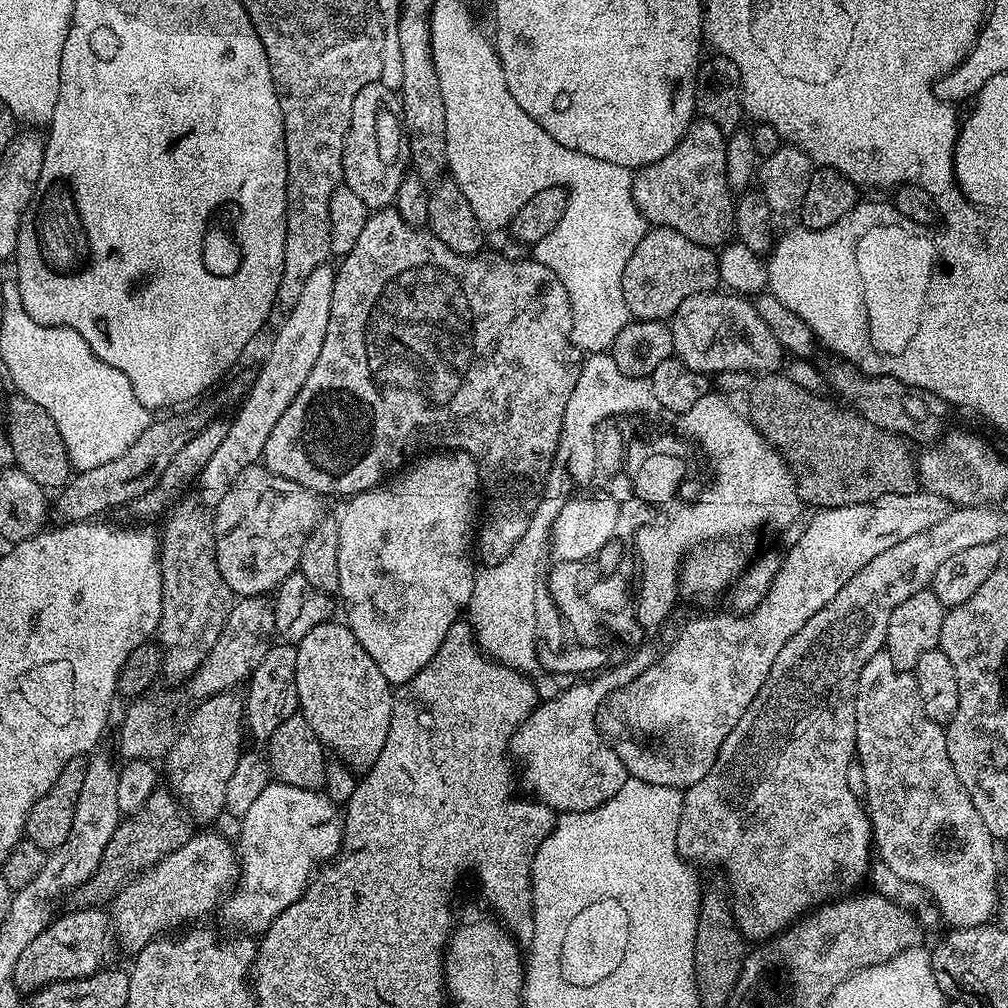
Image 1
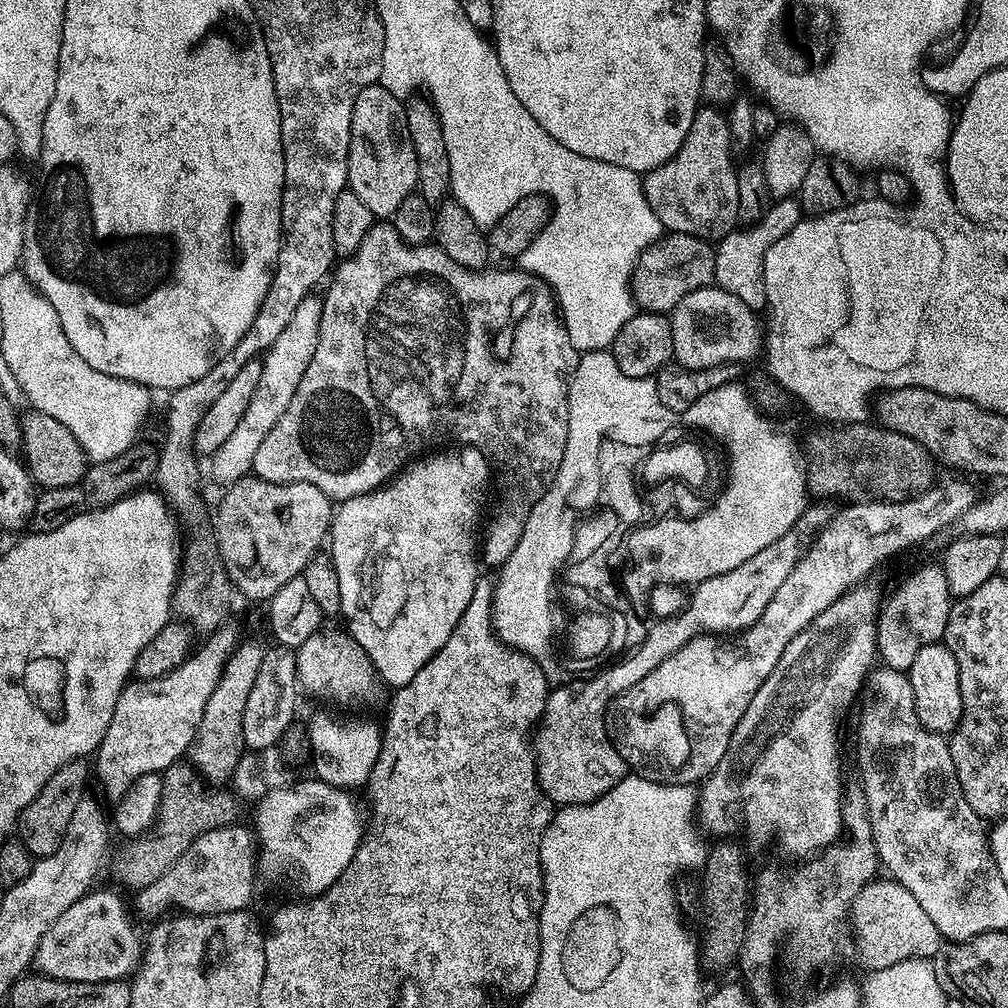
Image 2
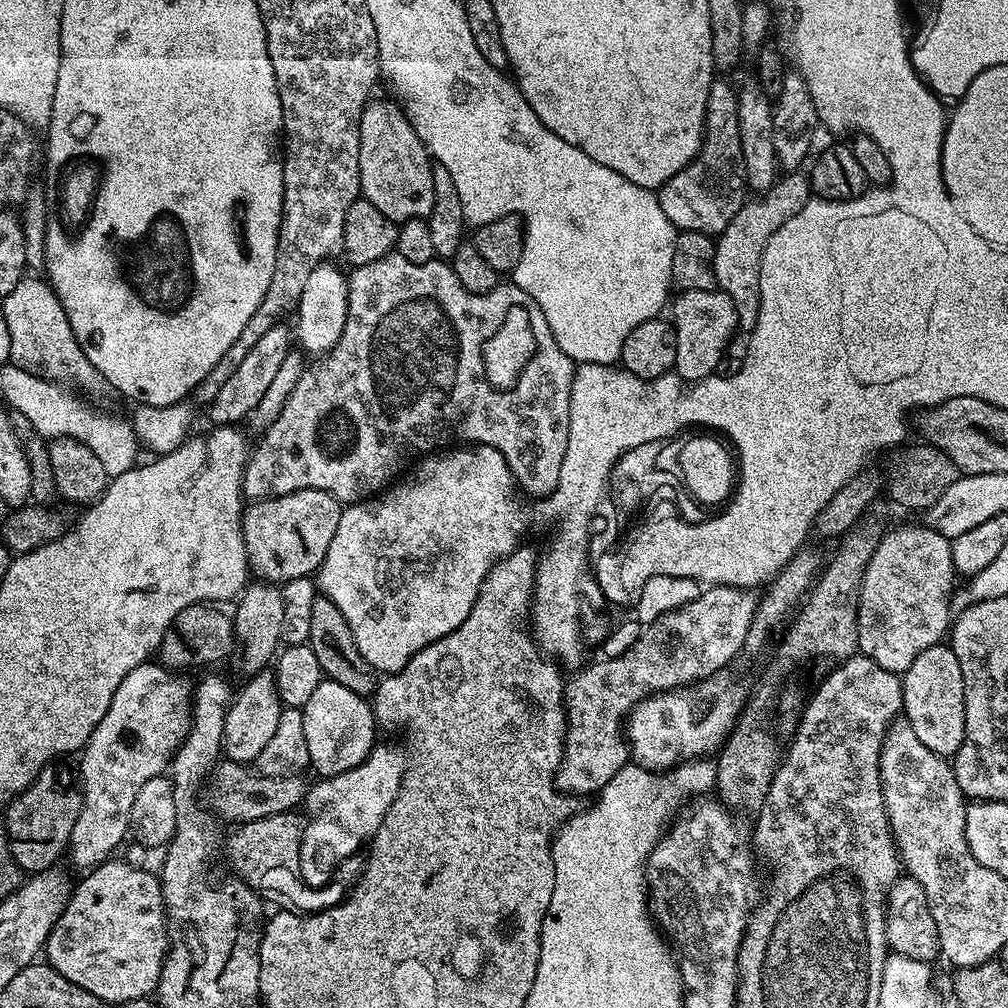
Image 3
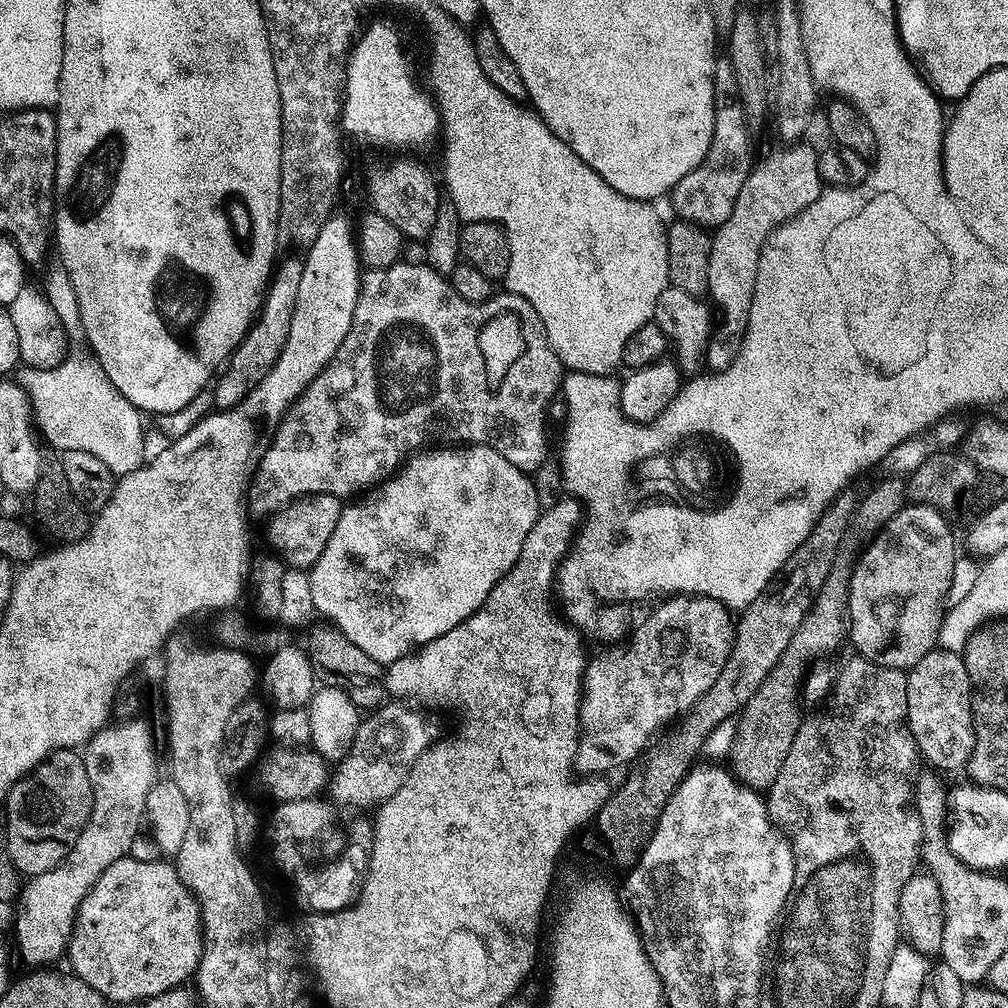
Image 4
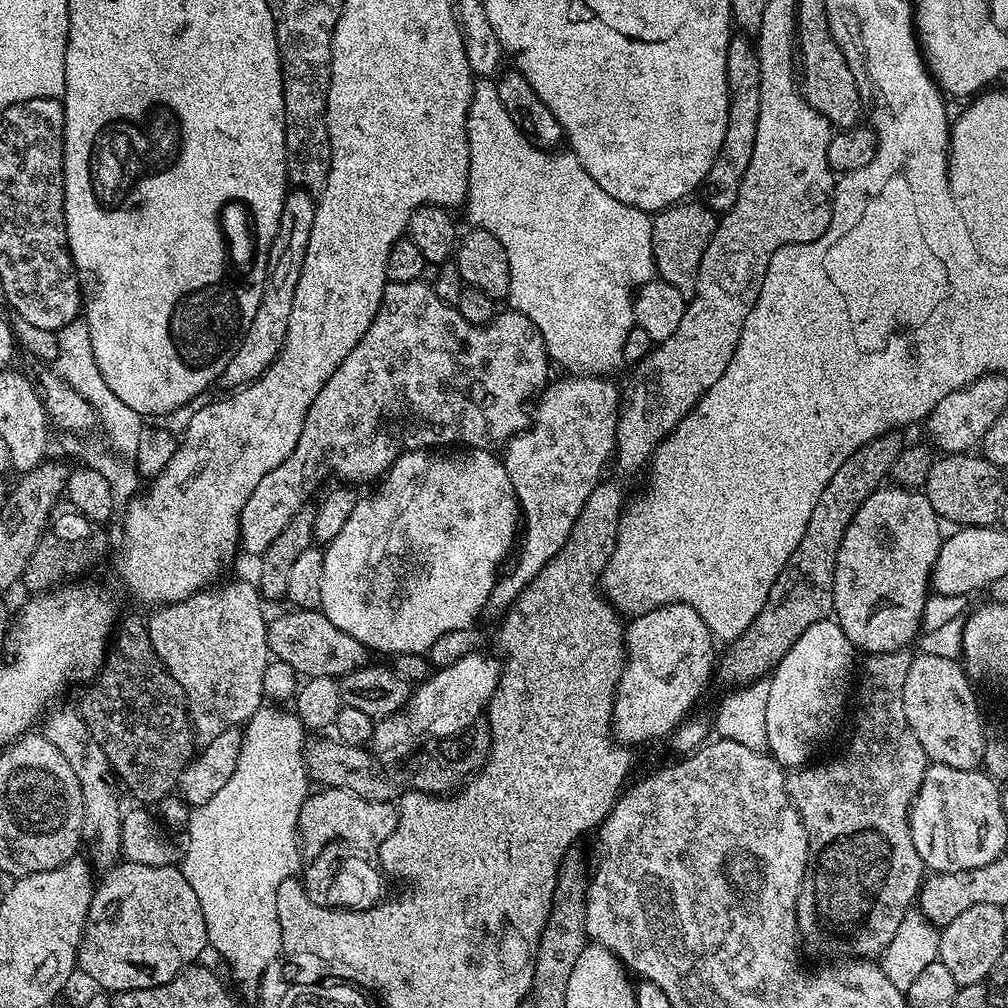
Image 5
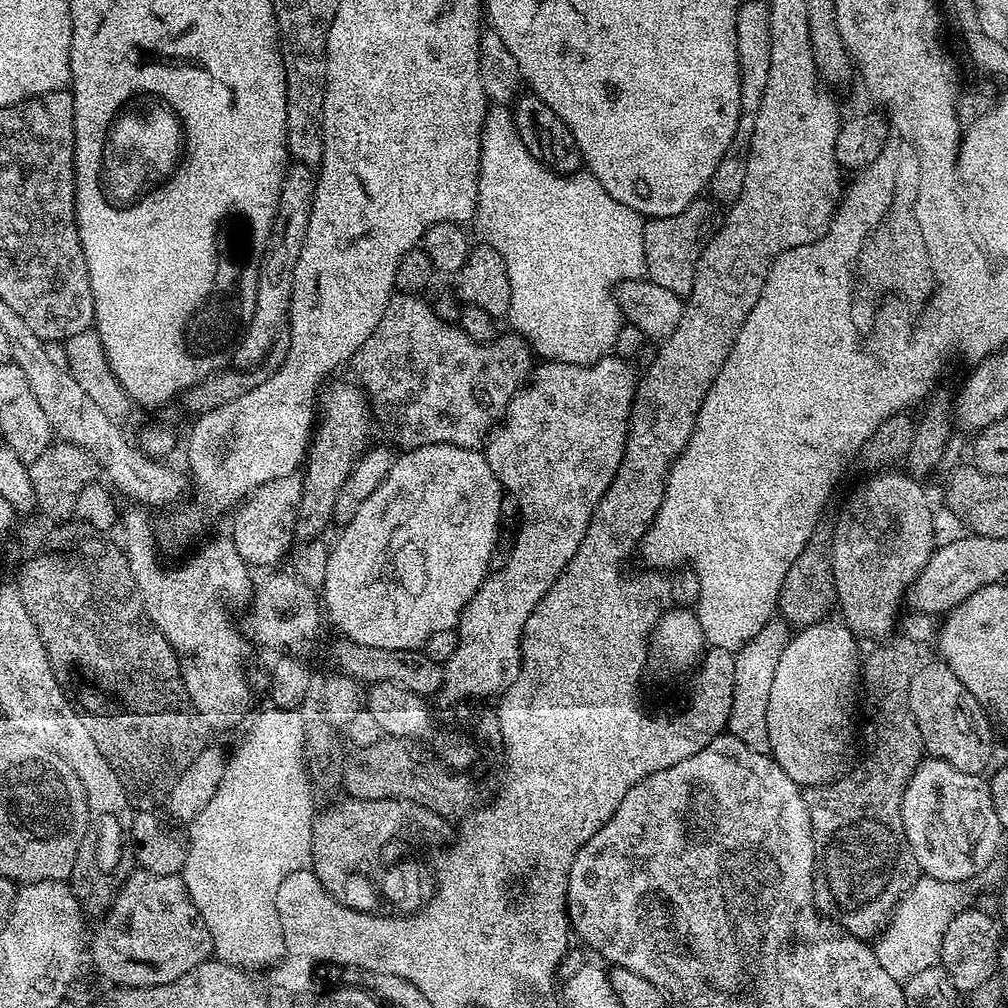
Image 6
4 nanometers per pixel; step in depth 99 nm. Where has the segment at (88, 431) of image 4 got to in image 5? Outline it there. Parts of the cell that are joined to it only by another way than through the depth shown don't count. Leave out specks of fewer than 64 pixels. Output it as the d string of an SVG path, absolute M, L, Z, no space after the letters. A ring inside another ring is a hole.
M78 318L60 328L56 336L58 338L58 358L54 361L55 373L63 377L72 389L90 402L92 408L96 410L97 419L109 432L112 451L90 450L85 454L83 461L87 467L98 470L106 478L111 486L110 494L113 496L114 513L123 513L139 491L137 488L140 478L133 455L137 448L138 437L140 437L140 432L144 427L142 417L136 411L131 410L126 402L118 402L114 392L110 390L110 386L107 386L106 380L102 378L102 372L94 358L89 324L83 318Z

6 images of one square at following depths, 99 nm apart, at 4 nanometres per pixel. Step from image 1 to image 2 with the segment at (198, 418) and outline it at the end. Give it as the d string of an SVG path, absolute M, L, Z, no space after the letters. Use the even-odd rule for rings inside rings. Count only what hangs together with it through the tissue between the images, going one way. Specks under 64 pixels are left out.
M133 446L117 458L101 464L93 463L83 479L74 486L45 488L37 495L34 514L30 521L32 532L49 532L58 530L62 522L70 522L78 514L93 512L95 508L105 508L107 504L118 502L128 493L139 489L147 480L151 481L156 474L154 452L148 448Z

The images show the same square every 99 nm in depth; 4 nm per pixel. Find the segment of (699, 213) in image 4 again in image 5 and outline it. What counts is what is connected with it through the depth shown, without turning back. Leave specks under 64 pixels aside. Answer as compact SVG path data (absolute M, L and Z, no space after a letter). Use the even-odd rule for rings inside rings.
M736 34L732 37L726 54L726 78L730 94L726 138L710 174L702 185L705 196L703 199L717 214L726 213L734 206L734 198L738 198L738 186L742 186L742 178L746 178L746 166L750 166L750 158L754 154L754 138L758 134L758 114L762 102L760 59L755 43L747 35Z

